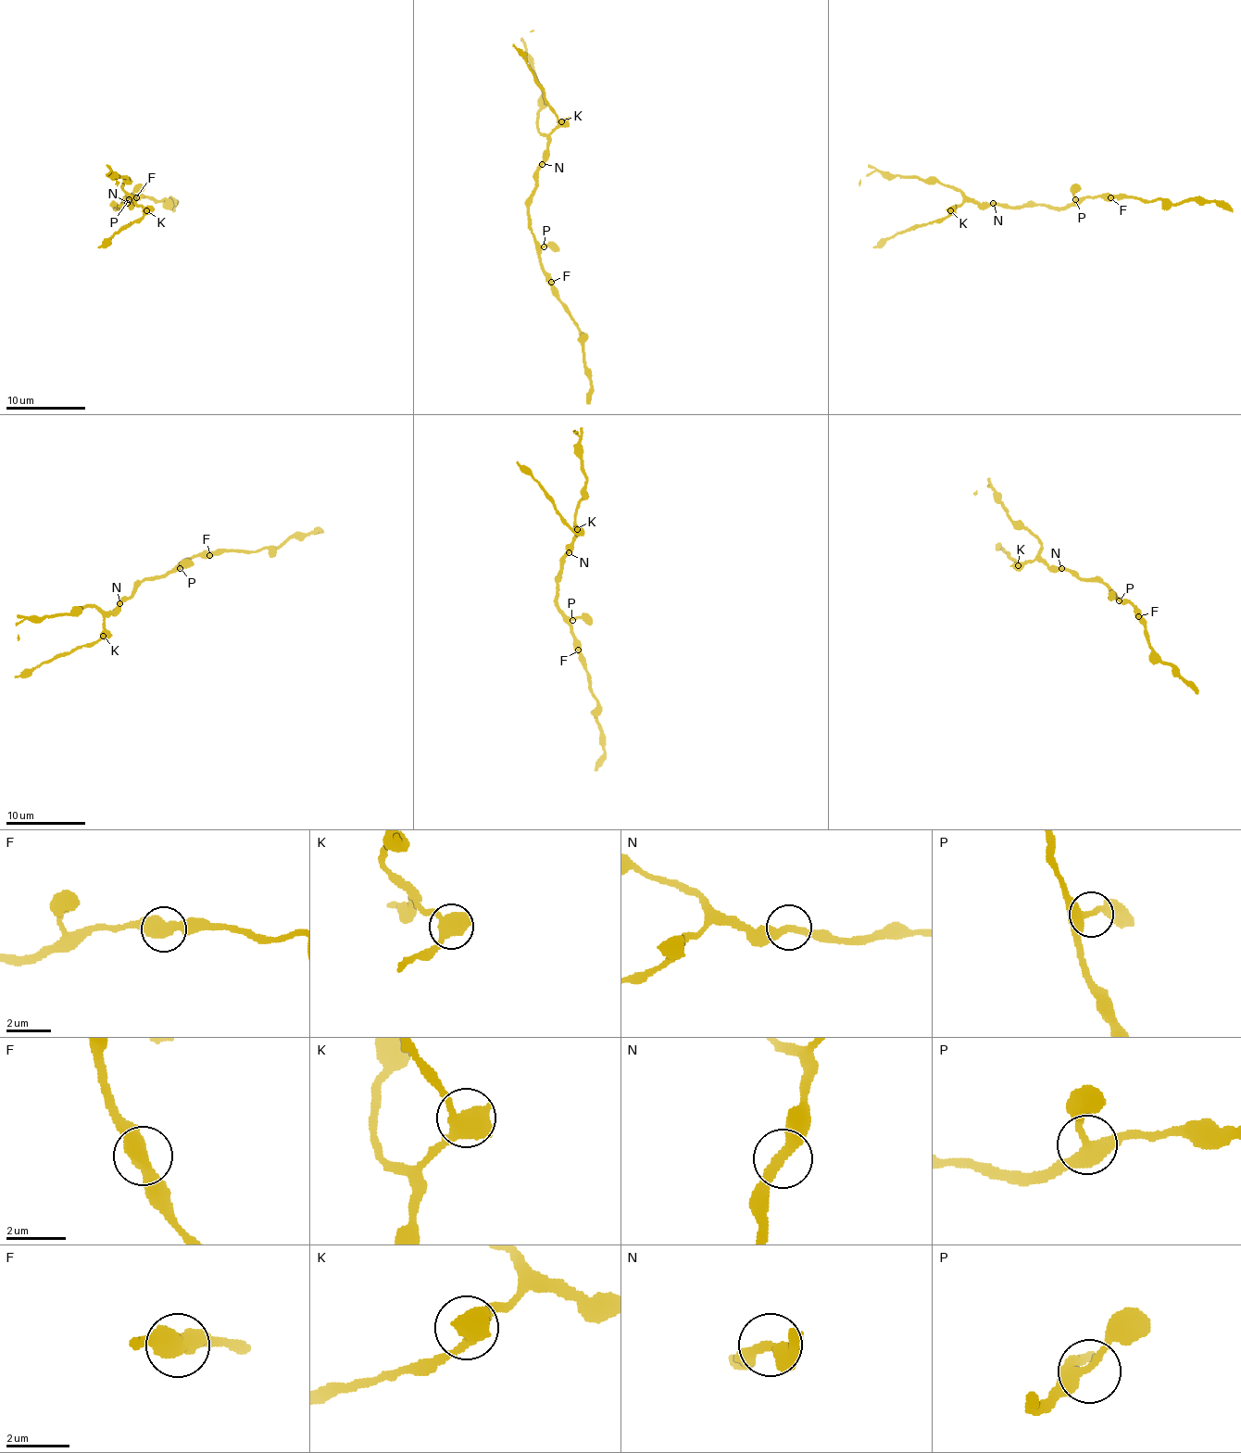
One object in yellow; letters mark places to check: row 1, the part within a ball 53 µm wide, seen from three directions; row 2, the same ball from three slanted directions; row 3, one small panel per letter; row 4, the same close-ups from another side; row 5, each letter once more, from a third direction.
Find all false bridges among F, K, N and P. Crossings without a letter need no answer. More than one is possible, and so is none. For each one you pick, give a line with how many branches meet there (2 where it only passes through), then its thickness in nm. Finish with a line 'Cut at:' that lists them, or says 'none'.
Cut at: none

